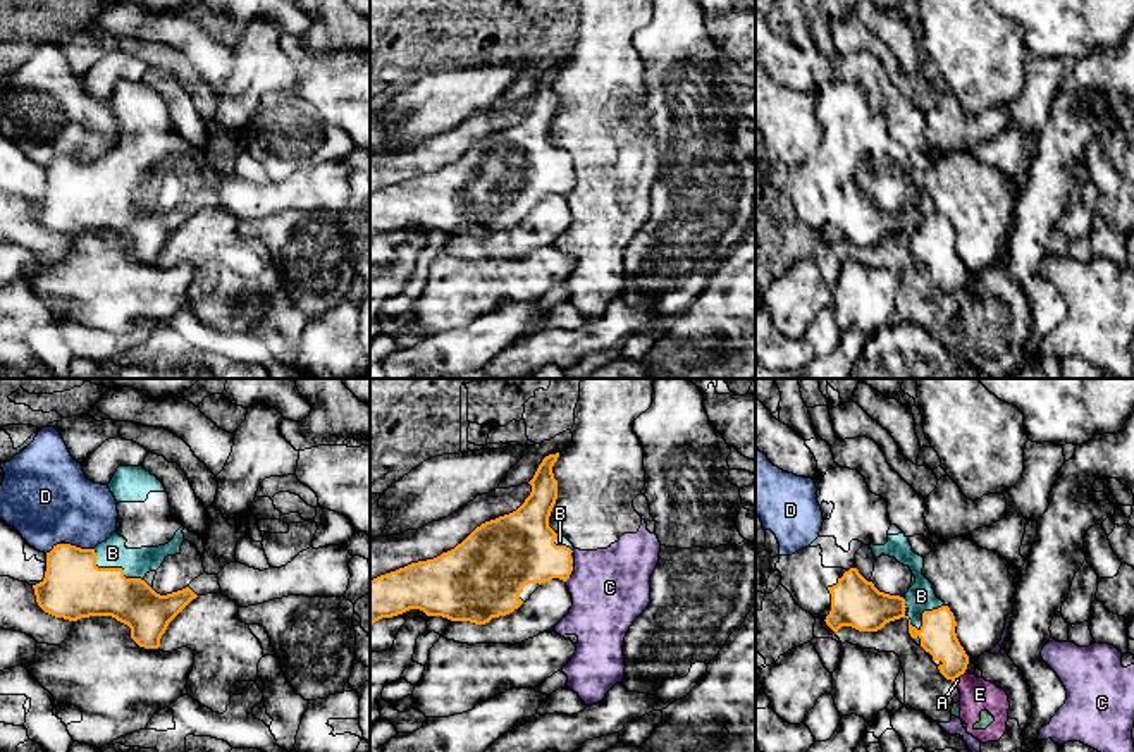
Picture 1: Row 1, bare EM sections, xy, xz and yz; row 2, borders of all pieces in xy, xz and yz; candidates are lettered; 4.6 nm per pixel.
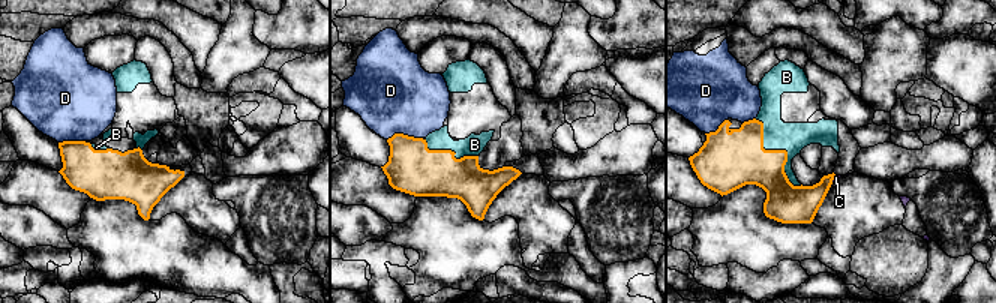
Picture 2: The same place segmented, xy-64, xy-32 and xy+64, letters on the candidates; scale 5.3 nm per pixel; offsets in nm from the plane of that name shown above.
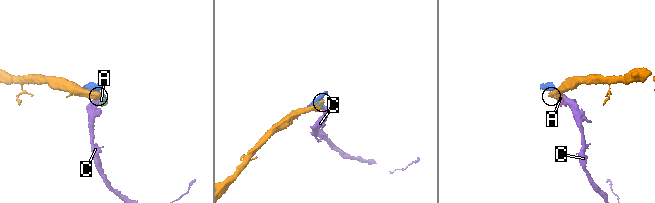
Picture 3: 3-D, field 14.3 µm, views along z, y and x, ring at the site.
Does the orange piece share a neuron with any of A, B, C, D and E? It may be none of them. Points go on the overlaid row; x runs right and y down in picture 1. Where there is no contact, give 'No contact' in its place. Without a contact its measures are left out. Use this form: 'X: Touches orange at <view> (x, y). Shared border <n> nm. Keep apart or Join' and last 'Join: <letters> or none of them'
A: Touches orange at yz (955, 678). Shared border 30 nm. Keep apart
B: Touches orange at xy (114, 568). Shared border 280 nm. Join
C: Touches orange at xz (566, 579). Shared border 40 nm. Keep apart
D: Touches orange at xy (80, 548). Shared border 140 nm. Keep apart
E: Touches orange at yz (961, 673). Shared border 50 nm. Keep apart
Join: B

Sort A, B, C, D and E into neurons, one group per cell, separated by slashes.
A C E / B / D

